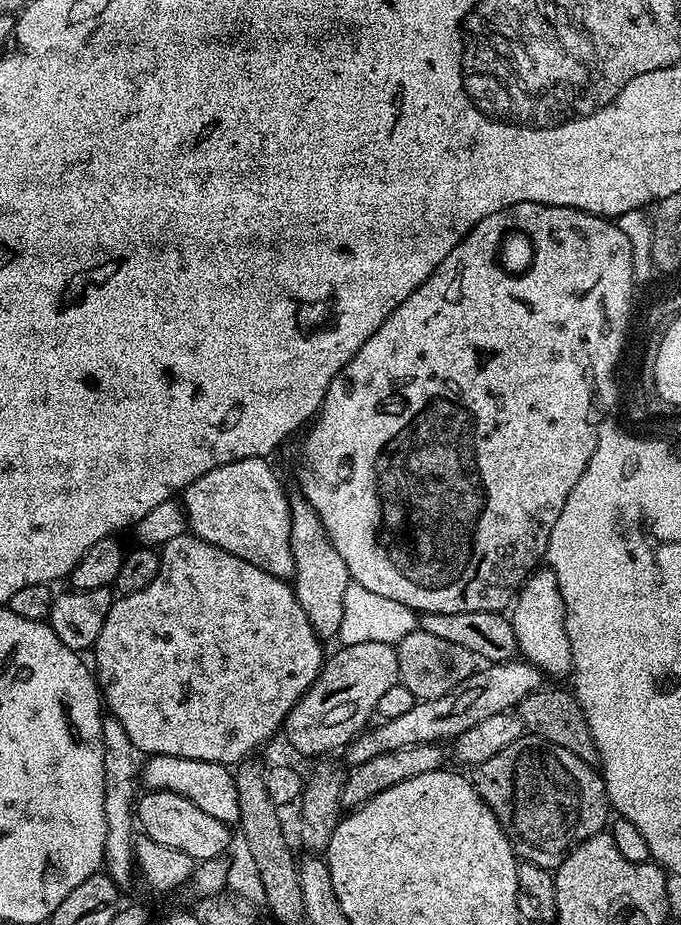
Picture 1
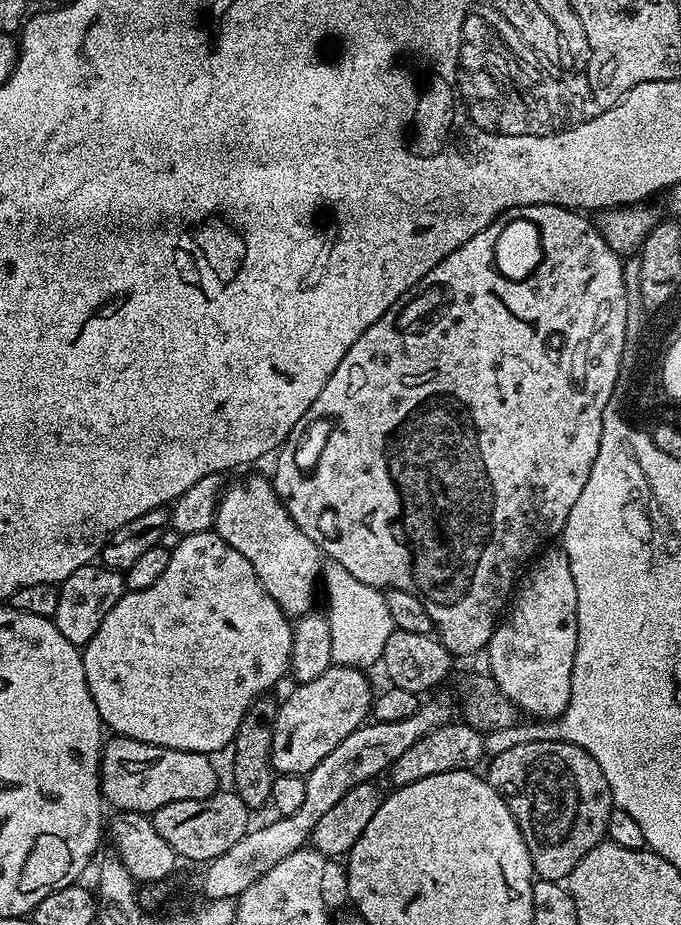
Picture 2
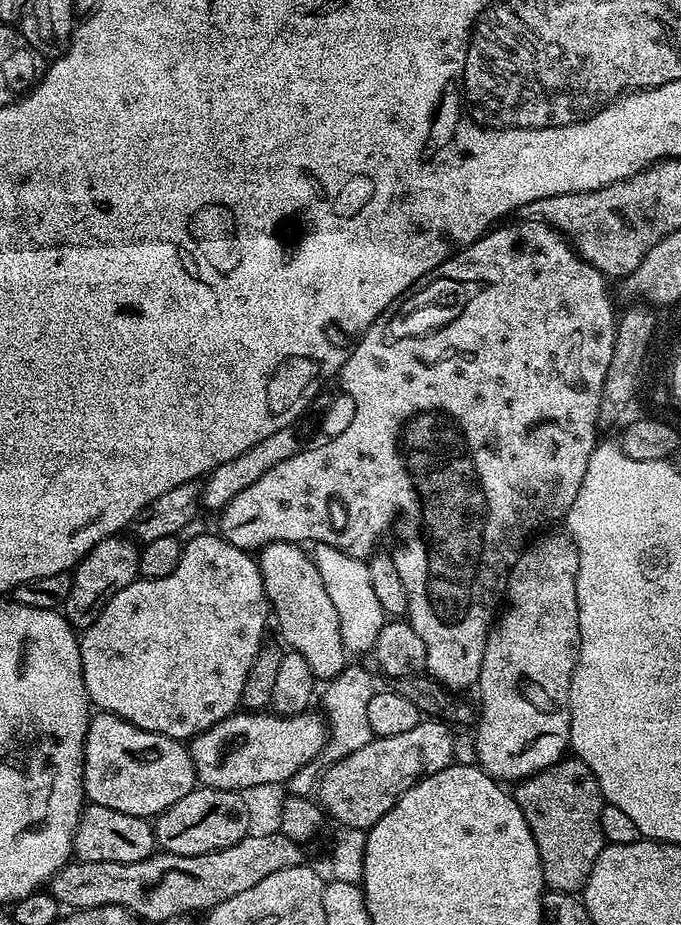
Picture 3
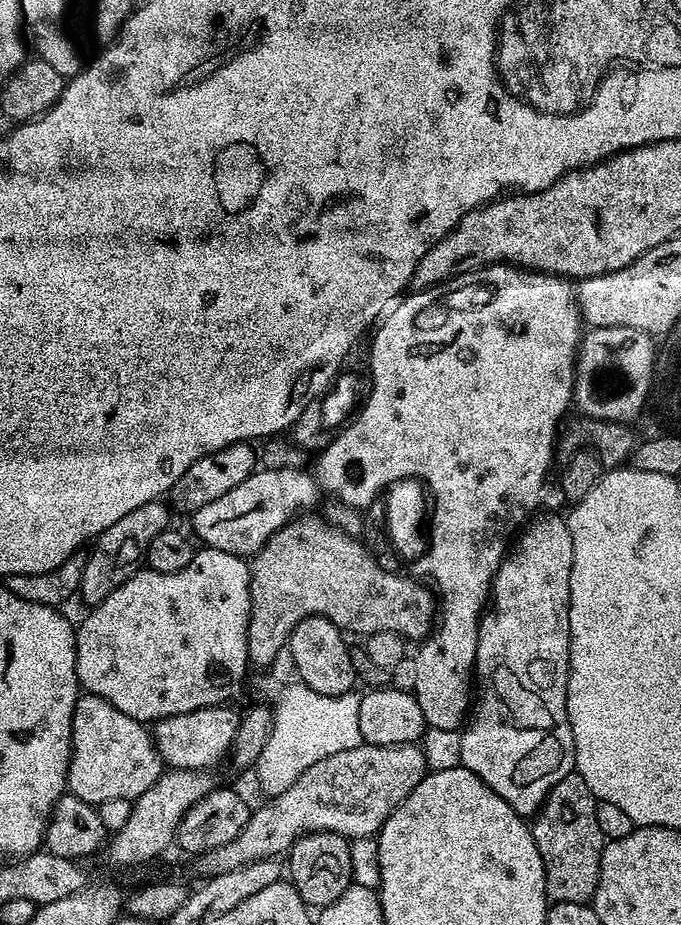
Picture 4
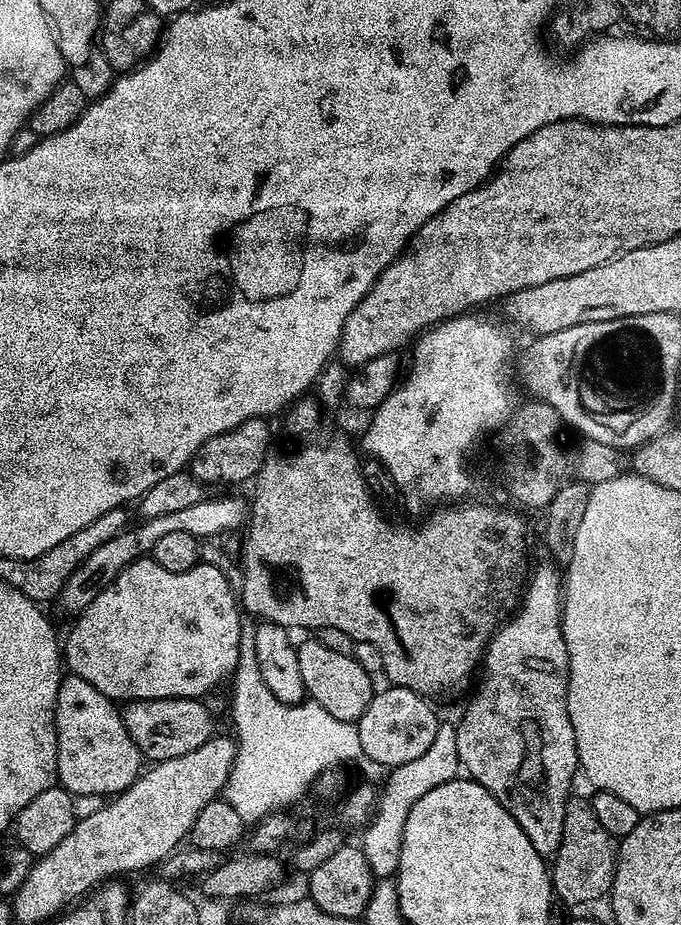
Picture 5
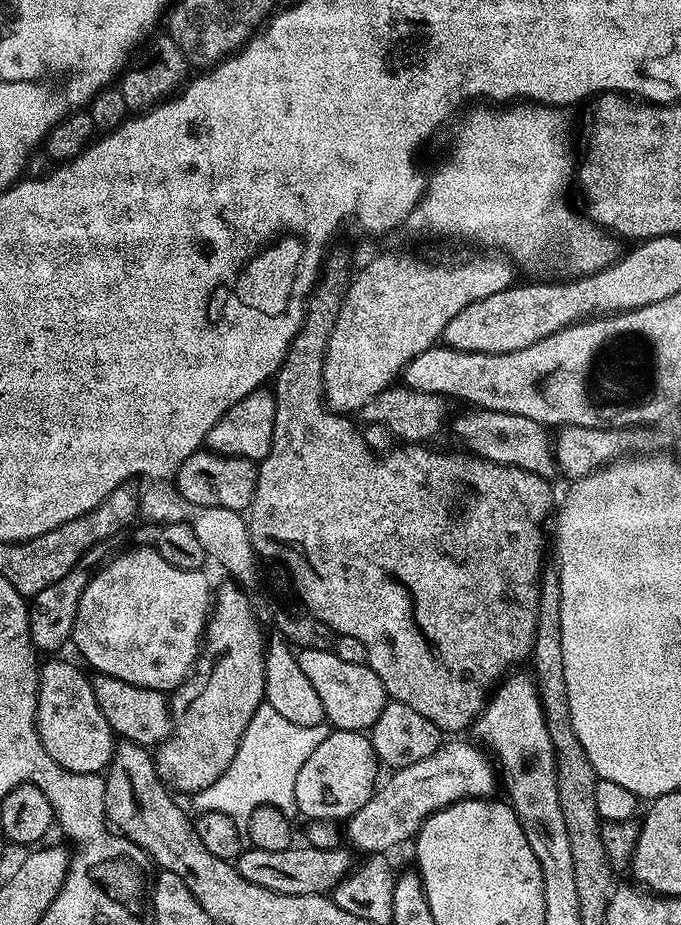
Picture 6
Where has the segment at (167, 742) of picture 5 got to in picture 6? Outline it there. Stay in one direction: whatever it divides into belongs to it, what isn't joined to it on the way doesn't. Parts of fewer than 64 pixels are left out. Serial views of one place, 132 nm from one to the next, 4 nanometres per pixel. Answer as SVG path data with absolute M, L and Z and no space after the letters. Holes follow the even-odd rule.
M99 674L93 675L91 681L94 698L98 698L98 710L102 710L102 718L106 718L120 740L129 740L152 750L172 735L172 710L165 693Z

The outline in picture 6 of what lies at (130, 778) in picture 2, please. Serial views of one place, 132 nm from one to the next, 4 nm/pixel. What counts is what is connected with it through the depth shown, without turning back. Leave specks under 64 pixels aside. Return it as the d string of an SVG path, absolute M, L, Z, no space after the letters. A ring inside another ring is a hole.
M48 658L40 664L36 729L42 746L58 766L92 778L103 773L112 762L114 733L98 710L92 681L68 660Z

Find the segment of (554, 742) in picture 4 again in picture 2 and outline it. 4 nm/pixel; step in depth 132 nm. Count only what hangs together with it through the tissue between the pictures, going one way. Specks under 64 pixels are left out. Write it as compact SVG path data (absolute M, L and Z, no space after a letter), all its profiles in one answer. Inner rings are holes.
M556 546L549 552L543 552L535 557L531 567L519 577L518 587L510 600L510 607L488 640L486 657L488 656L487 671L496 679L496 685L502 690L502 694L509 696L521 713L528 715L529 712L529 717L547 721L563 716L570 702L570 682L578 642L578 590L574 590L570 558L565 554L563 547Z

